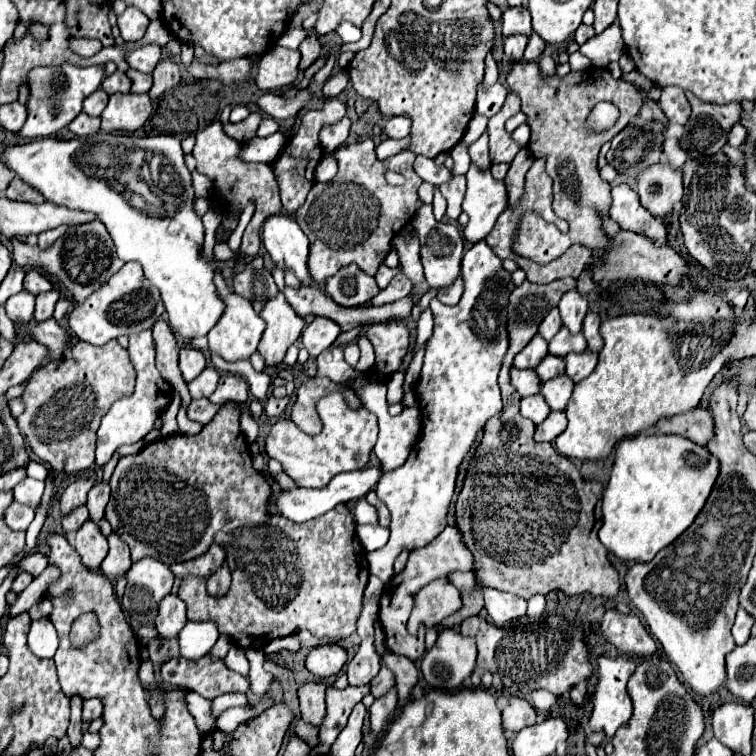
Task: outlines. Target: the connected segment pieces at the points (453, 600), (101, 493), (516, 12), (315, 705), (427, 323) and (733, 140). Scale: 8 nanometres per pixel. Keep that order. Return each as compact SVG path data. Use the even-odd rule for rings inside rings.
M436 579L432 583L424 585L414 595L414 609L408 620L407 629L411 629L412 618L424 623L426 625L426 649L430 649L438 635L438 631L434 627L444 618L452 615L456 609L460 609L458 589L448 579ZM428 637L430 637L432 645L428 645Z
M100 481L100 483L96 483L90 489L86 505L90 509L90 519L94 523L98 523L104 517L104 507L106 507L108 499L110 499L110 485L108 485L108 481Z
M524 5L506 9L504 15L502 15L502 35L510 37L510 35L516 35L516 33L522 33L522 35L532 33L530 15L528 15L528 9Z
M306 683L304 687L298 689L300 711L302 711L302 719L306 723L312 723L312 725L320 727L322 717L326 713L324 693L326 693L326 687L322 683Z
M424 309L424 311L420 313L420 319L418 319L418 329L416 329L416 349L432 335L432 325L434 325L432 311Z
M736 123L736 127L732 127L732 131L728 133L728 145L732 145L732 147L742 147L744 139L746 139L746 129Z

